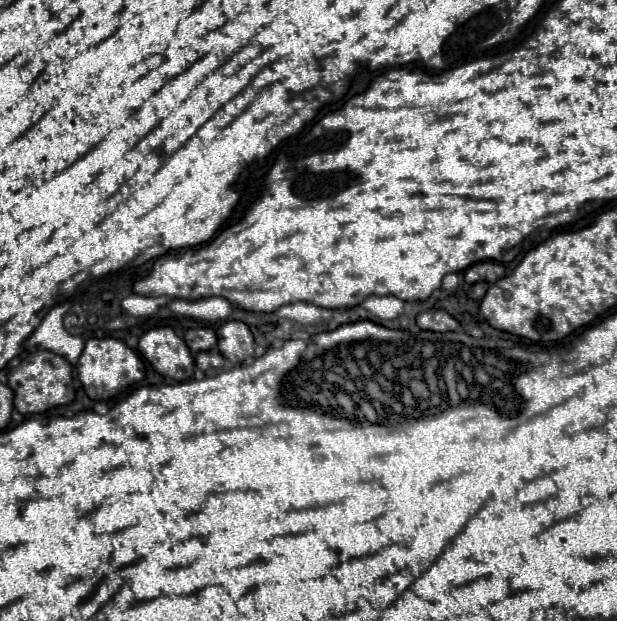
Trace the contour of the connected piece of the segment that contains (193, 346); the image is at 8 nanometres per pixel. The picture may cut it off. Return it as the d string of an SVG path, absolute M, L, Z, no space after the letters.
M194 328L184 334L184 342L192 354L212 350L216 346L216 332L212 328Z

